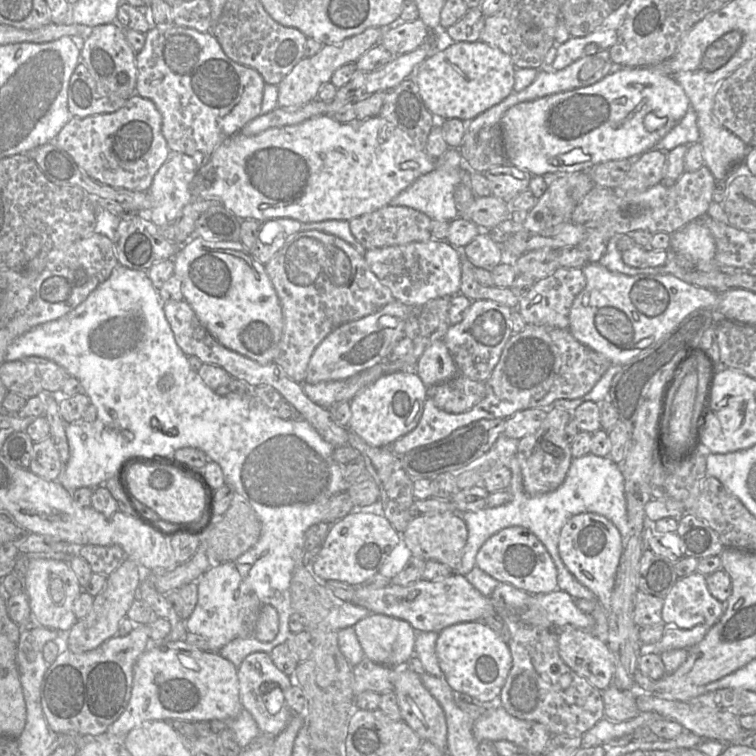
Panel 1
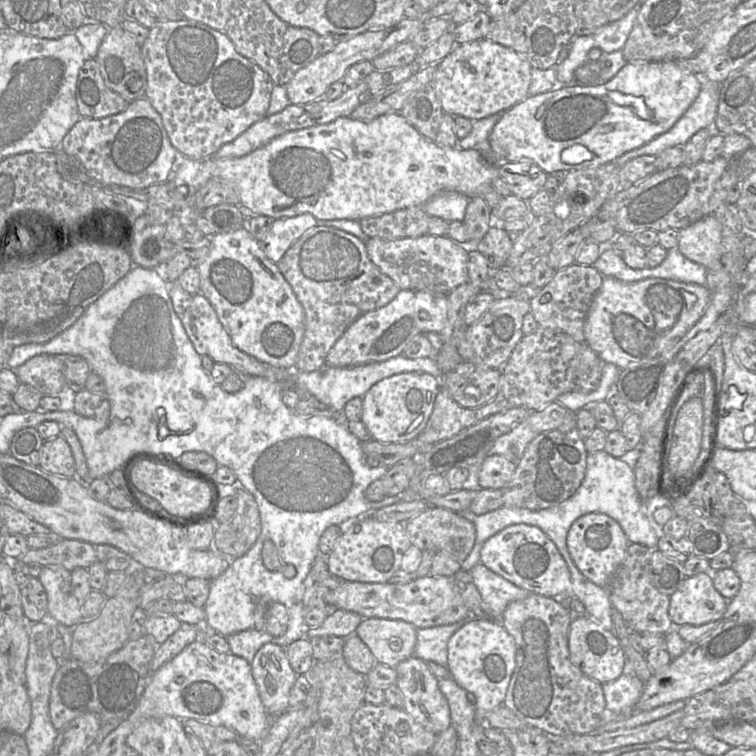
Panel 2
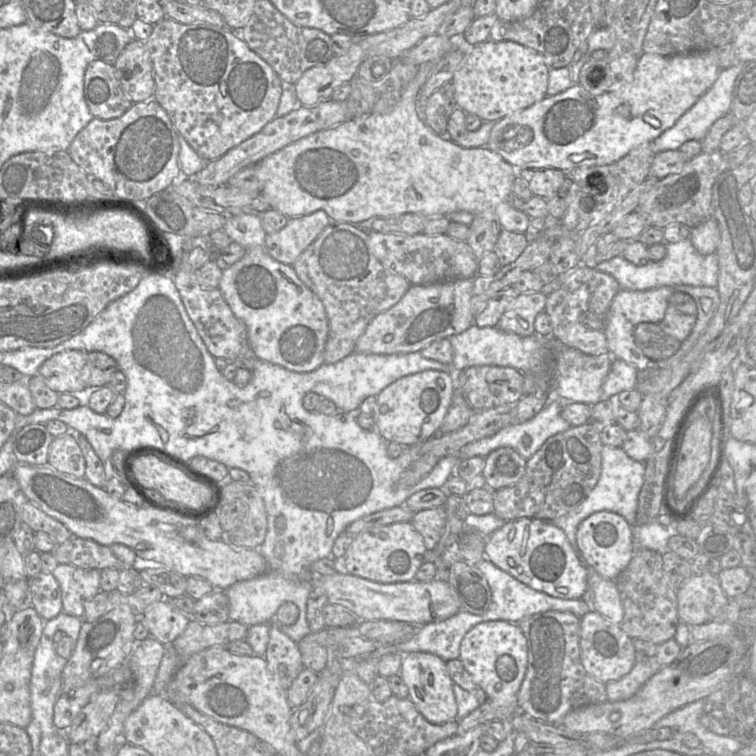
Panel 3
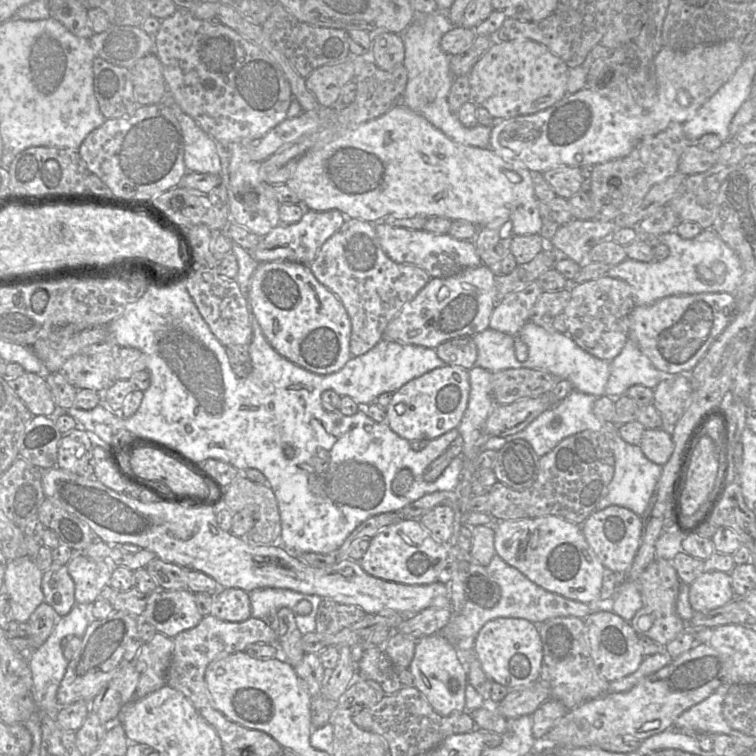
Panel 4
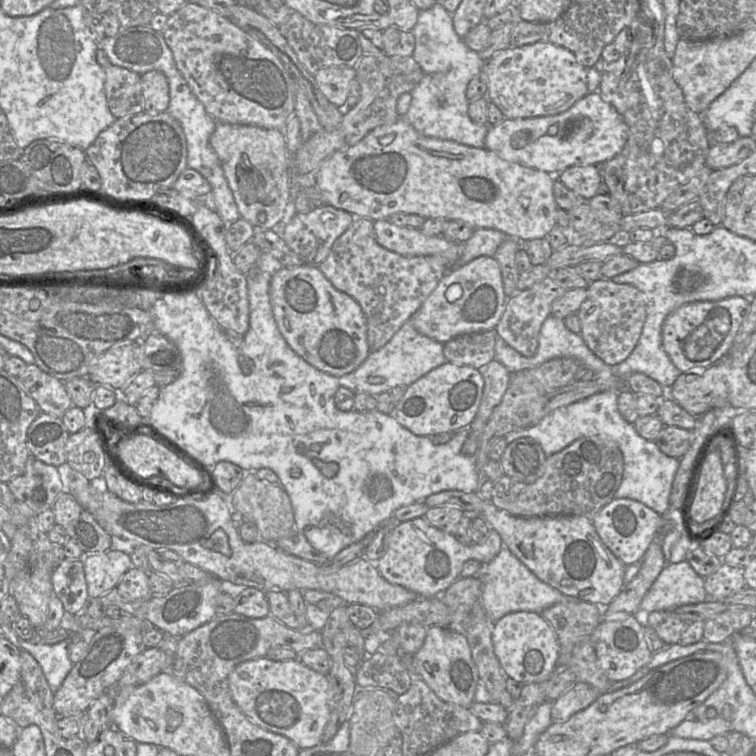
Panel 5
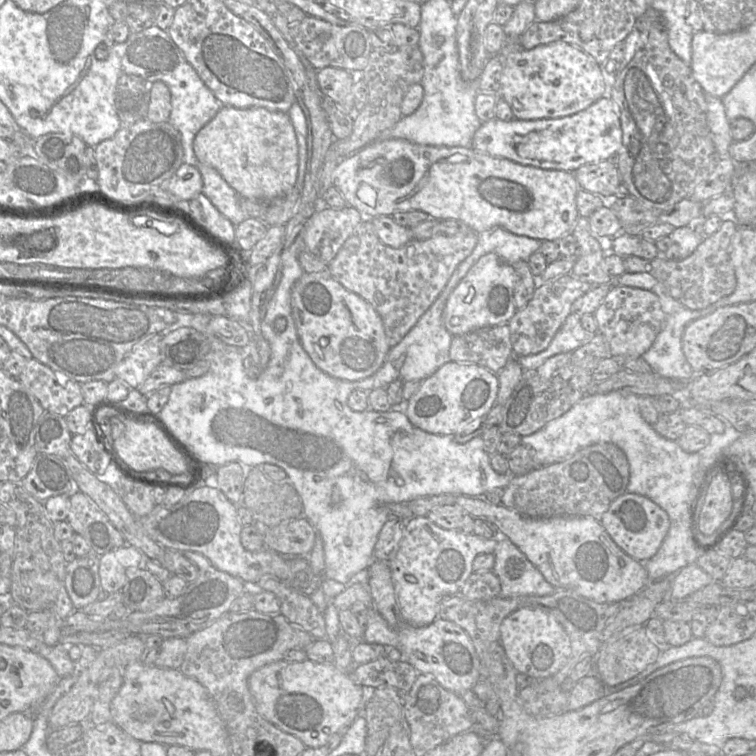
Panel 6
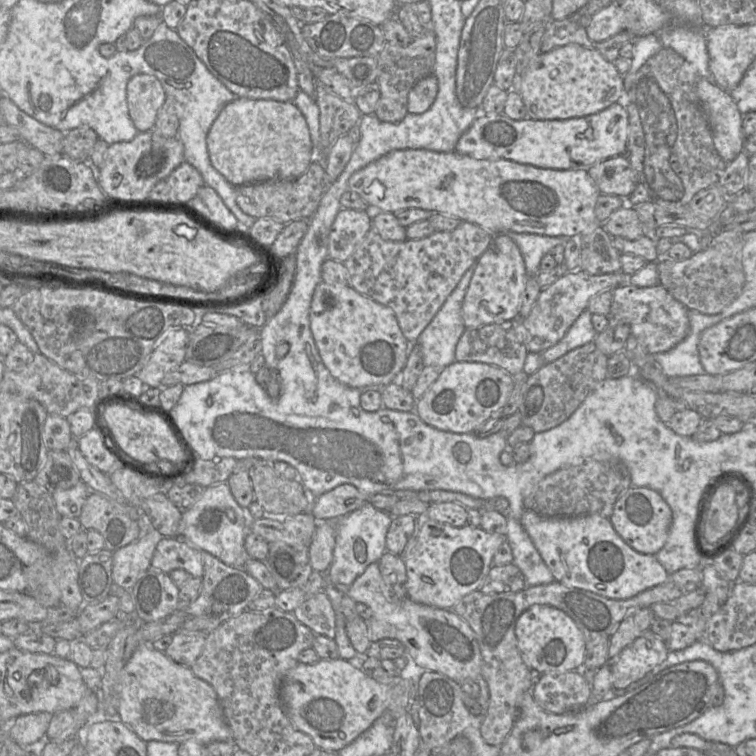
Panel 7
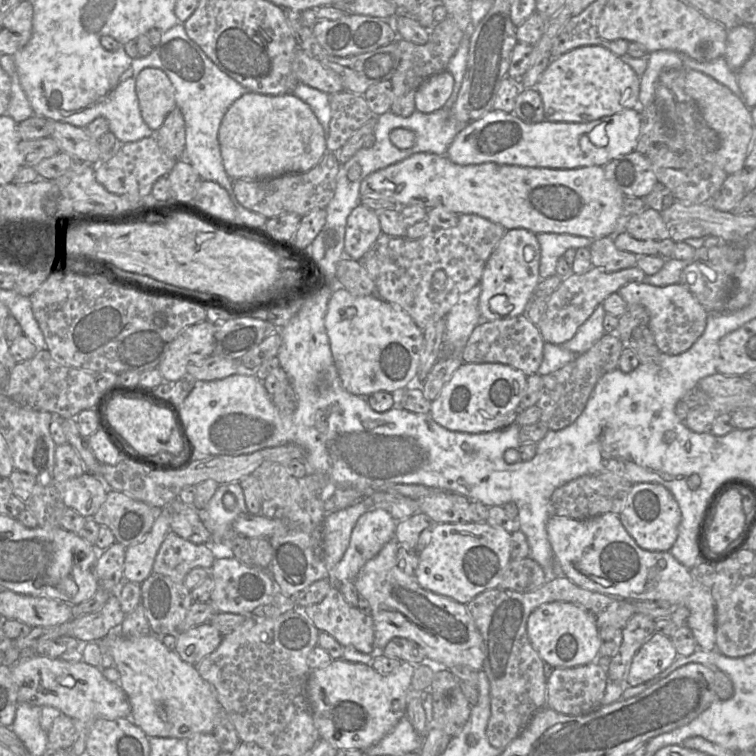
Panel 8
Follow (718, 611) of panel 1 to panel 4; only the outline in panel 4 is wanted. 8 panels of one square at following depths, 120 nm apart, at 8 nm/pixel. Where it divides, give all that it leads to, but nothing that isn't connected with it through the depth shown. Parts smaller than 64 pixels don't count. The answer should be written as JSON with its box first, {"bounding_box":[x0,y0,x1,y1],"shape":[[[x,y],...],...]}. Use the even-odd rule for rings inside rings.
{"bounding_box":[689,572,734,612],"shape":[[[703,572],[689,585],[689,602],[694,612],[714,610],[734,598],[729,573]]]}

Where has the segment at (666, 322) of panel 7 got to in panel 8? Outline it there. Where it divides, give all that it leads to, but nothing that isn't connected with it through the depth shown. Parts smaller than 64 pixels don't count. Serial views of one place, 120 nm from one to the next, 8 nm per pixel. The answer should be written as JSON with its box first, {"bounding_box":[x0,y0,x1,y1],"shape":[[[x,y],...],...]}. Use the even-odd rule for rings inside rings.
{"bounding_box":[618,282,709,355],"shape":[[[631,282],[621,287],[618,294],[629,305],[641,305],[649,313],[648,327],[652,331],[655,345],[661,353],[678,355],[687,351],[703,334],[709,312],[682,284],[655,286],[644,282]]]}

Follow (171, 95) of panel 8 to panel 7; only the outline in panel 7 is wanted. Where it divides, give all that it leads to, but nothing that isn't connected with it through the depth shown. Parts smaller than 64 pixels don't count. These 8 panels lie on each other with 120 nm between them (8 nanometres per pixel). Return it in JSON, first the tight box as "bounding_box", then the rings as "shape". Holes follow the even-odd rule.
{"bounding_box":[126,74,166,130],"shape":[[[137,74],[131,77],[126,87],[129,116],[138,130],[153,130],[158,110],[166,100],[160,80],[154,75]]]}

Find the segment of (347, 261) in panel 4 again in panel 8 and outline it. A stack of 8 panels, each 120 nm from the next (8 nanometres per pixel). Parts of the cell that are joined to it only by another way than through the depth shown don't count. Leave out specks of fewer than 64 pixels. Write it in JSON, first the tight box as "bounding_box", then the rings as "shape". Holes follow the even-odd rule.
{"bounding_box":[357,214,507,330],"shape":[[[461,214],[456,226],[447,229],[436,228],[419,239],[393,237],[381,233],[369,251],[357,261],[364,266],[375,283],[377,295],[387,302],[400,306],[421,330],[425,330],[435,321],[445,318],[462,294],[480,284],[485,264],[506,232],[507,230],[500,224],[479,215]],[[437,270],[443,270],[447,276],[442,290],[432,288],[432,276]]]}

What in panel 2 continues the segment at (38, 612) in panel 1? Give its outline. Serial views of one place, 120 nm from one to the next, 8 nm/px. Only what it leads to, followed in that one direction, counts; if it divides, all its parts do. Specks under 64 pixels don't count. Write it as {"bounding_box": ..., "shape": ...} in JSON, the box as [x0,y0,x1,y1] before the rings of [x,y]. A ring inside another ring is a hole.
{"bounding_box":[38,565,92,626],"shape":[[[48,565],[42,567],[38,579],[47,594],[50,619],[65,626],[81,619],[82,606],[92,590],[87,568]]]}

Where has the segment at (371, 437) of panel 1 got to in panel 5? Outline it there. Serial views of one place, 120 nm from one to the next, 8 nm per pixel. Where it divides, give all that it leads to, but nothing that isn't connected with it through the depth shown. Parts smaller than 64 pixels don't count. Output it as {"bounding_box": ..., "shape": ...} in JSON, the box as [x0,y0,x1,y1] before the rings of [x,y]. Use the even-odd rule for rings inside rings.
{"bounding_box":[393,361,484,436],"shape":[[[446,361],[407,387],[393,416],[417,436],[434,436],[467,428],[476,417],[484,388],[479,369]]]}

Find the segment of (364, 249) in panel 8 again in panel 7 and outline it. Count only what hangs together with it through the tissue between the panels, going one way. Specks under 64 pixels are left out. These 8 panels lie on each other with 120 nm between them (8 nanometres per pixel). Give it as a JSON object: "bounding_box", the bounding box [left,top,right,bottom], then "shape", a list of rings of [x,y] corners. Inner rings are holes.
{"bounding_box":[328,208,372,263],"shape":[[[341,208],[329,235],[328,259],[343,263],[372,227],[372,219],[365,211]]]}

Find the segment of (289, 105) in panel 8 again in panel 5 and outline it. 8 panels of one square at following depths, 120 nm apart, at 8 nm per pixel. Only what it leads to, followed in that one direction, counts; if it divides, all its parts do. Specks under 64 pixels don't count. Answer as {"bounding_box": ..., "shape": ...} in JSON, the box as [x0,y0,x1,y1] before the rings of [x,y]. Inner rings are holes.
{"bounding_box":[209,122,290,228],"shape":[[[217,122],[209,142],[221,162],[241,218],[255,228],[273,228],[283,218],[290,202],[290,153],[282,130]]]}

